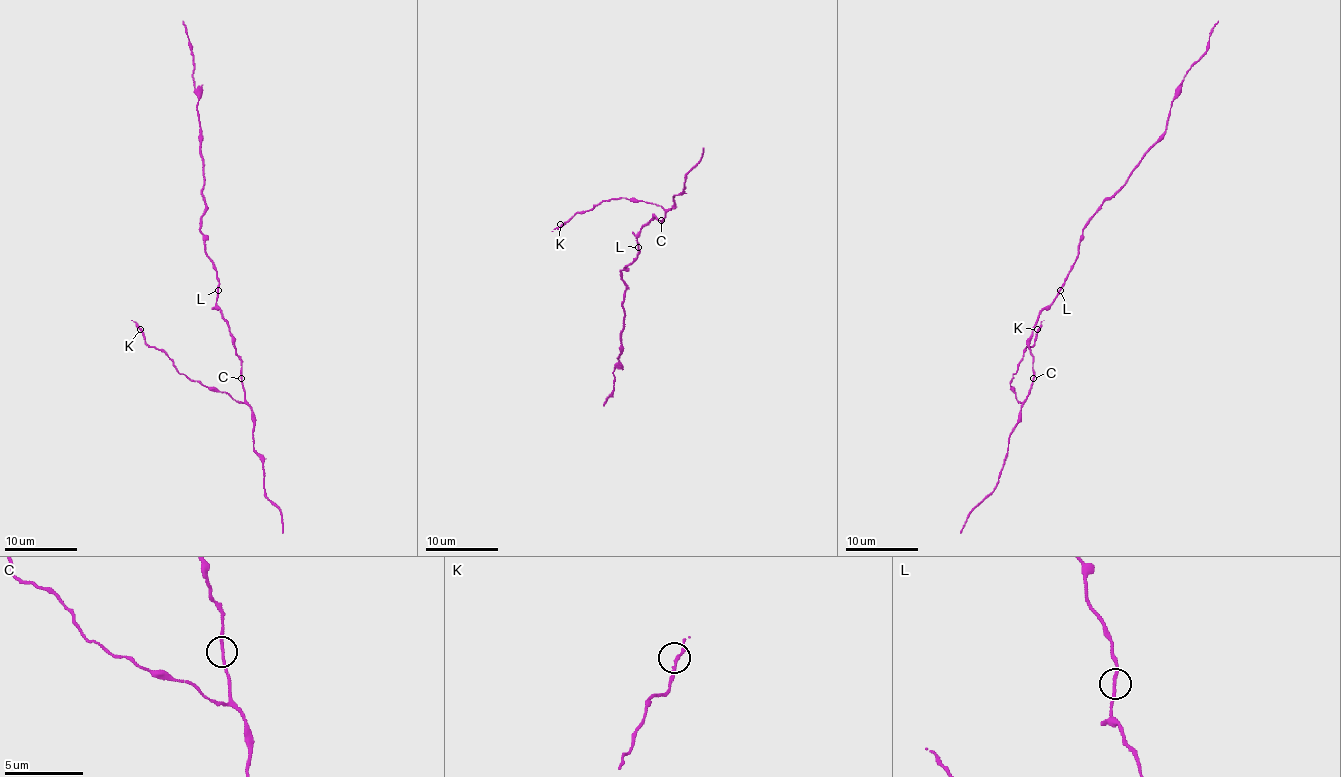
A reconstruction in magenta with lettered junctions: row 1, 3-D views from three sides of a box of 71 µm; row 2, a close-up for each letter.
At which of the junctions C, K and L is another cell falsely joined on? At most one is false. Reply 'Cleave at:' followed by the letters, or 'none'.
Cleave at: none

